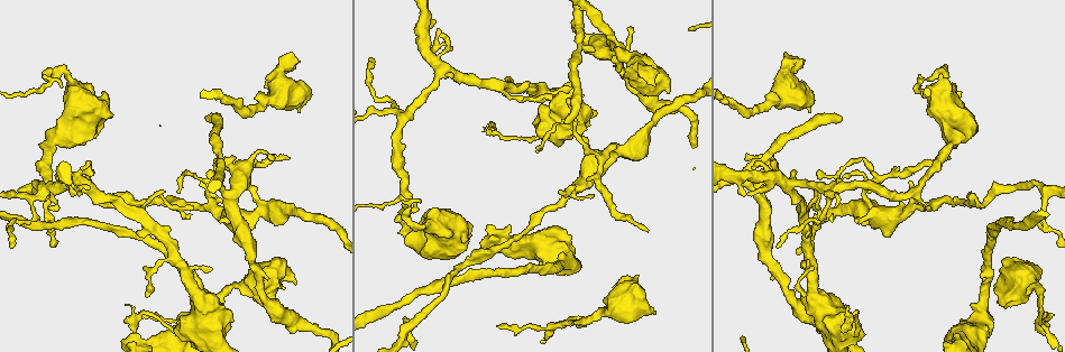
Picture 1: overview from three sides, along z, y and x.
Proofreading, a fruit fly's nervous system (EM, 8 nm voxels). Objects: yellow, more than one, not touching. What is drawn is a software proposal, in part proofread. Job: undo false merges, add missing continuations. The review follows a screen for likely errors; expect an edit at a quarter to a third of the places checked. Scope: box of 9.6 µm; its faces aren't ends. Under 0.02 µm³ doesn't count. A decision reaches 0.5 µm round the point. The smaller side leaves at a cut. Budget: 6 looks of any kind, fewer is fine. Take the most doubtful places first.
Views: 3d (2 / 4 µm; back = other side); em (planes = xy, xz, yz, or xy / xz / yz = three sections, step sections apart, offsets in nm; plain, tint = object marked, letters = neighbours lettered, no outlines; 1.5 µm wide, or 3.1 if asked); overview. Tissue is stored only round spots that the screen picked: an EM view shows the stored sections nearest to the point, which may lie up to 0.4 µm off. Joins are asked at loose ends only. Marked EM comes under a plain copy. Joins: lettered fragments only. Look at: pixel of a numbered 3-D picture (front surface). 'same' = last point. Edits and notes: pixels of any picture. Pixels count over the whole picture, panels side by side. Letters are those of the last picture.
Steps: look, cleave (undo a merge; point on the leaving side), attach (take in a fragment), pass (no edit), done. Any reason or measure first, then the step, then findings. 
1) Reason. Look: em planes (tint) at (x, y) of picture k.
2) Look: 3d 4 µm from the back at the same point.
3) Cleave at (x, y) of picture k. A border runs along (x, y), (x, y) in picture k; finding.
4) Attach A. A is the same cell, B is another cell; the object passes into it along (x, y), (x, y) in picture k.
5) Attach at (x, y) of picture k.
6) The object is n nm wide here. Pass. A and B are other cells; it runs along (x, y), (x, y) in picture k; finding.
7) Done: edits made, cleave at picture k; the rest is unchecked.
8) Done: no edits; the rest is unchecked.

Branch stops here. Look: em planes (letters) at (995, 286) of picture 1.

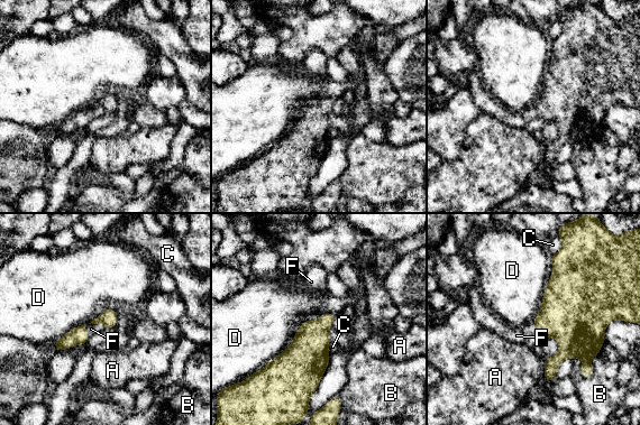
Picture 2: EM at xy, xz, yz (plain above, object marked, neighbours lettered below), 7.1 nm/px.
Attach F. F is the same cell, A, B, C and D are other cells; the object passes into it along (108, 319), (90, 323), (91, 329) in picture 2; it goes on there.

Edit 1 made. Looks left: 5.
Redraw. Look: overview.

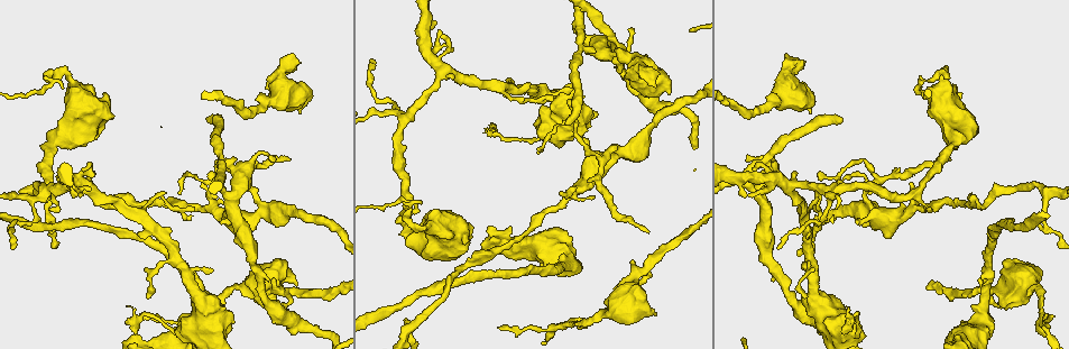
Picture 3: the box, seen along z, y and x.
Free end. Look: em planes (letters) at (288, 160) of picture 3.

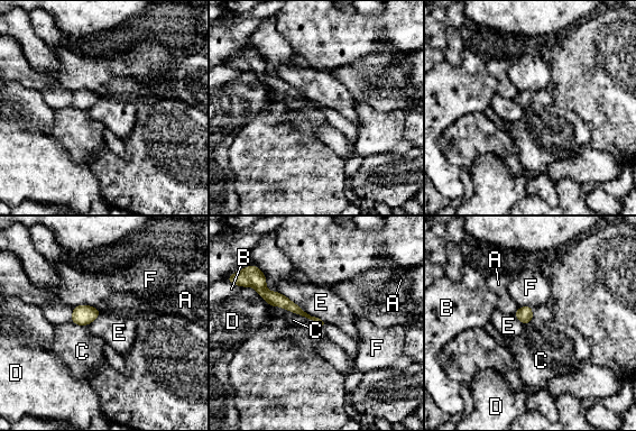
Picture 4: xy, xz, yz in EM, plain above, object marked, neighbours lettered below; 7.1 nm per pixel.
Pass. A, B, C, D, E and F are other cells; no lettered fragment goes on from it.

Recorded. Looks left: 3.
Thick turns thin. Look: em planes (letters) at (297, 323) of picture 3.

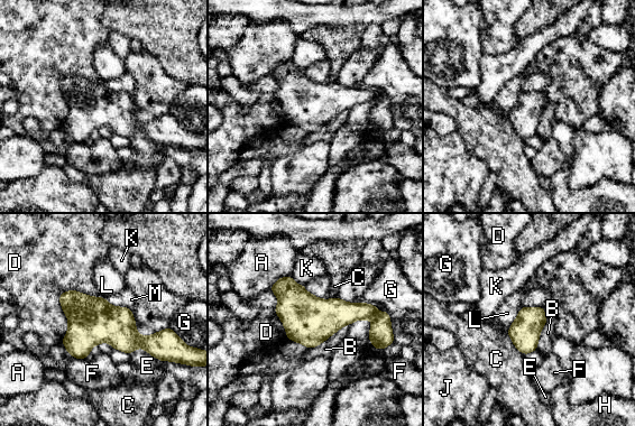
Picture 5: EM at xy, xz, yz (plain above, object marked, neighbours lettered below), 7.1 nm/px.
Pass. A, B, C, D, E, F, G, H, J, K, L and M are other cells; a border runs along (101, 296), (60, 295), (61, 343) in picture 5; all the same neuron.

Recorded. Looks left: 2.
Done: edits made, attach at picture 2; the rest is unchecked.

